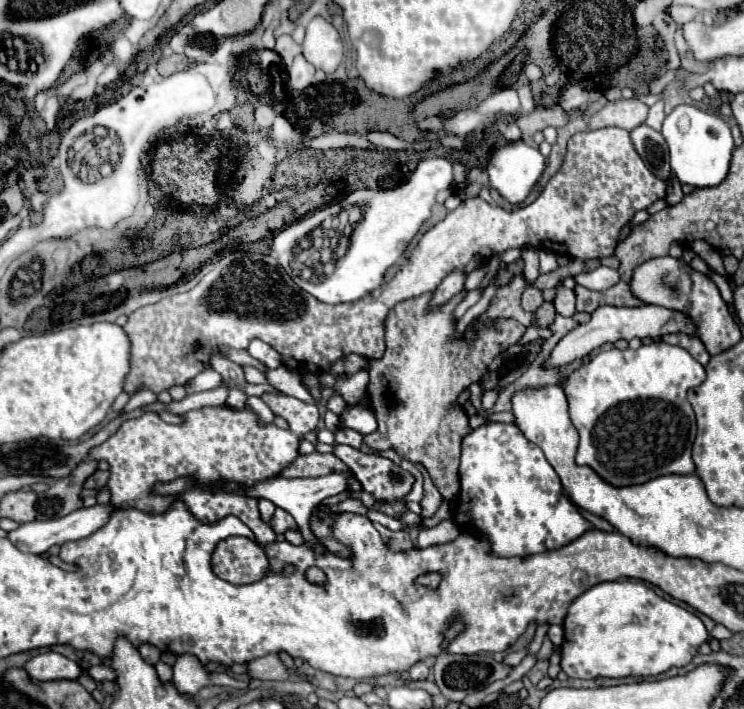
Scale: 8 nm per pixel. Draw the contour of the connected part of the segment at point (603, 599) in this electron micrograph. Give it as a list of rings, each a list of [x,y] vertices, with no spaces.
[[[615,580],[601,582],[577,596],[567,612],[563,622],[565,642],[563,642],[563,658],[561,668],[569,678],[649,678],[669,668],[687,666],[697,648],[709,640],[709,632],[705,624],[683,606],[677,606],[661,596],[657,596],[649,586],[637,580]]]

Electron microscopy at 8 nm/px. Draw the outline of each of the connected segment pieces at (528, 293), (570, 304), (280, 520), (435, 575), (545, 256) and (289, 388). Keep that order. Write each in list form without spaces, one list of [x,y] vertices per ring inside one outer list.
[[[527,288],[527,290],[523,292],[523,298],[521,298],[521,306],[523,306],[523,310],[527,310],[527,312],[535,312],[535,310],[539,308],[541,302],[543,302],[541,290],[537,290],[537,288]]]
[[[559,287],[553,304],[561,316],[573,316],[577,312],[575,310],[575,294],[572,289]]]
[[[277,508],[273,518],[271,518],[271,528],[277,532],[277,534],[283,534],[285,530],[289,528],[297,528],[293,516],[289,516],[289,512],[285,512],[283,508]]]
[[[423,572],[423,574],[419,574],[417,578],[415,578],[415,584],[425,584],[427,588],[431,588],[431,590],[437,590],[439,588],[439,584],[441,584],[441,580],[443,580],[443,576],[439,574],[439,572]]]
[[[549,250],[539,251],[539,272],[541,274],[547,274],[553,272],[555,268],[558,268],[557,254],[549,252]]]
[[[279,366],[275,370],[269,370],[267,372],[267,382],[271,386],[275,386],[279,392],[287,394],[287,396],[295,396],[303,402],[309,402],[313,404],[313,396],[307,392],[307,388],[301,384],[301,378],[297,376],[297,372],[293,372],[291,368],[285,368],[285,366]]]

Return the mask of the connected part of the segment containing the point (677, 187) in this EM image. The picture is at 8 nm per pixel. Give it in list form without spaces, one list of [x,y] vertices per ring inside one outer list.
[[[671,172],[669,179],[671,180],[673,185],[673,192],[666,196],[666,202],[668,203],[668,205],[677,204],[684,197],[684,193],[681,188],[681,183],[677,180],[677,178],[672,176],[674,176],[674,174]]]

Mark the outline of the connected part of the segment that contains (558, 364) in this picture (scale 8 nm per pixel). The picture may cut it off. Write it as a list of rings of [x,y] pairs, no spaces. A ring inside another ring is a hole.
[[[645,304],[637,308],[619,308],[619,306],[601,306],[591,314],[591,320],[585,324],[579,324],[575,330],[567,332],[557,346],[549,352],[545,360],[545,368],[565,368],[585,356],[589,356],[593,350],[601,348],[607,342],[617,342],[621,338],[631,340],[631,338],[655,338],[655,336],[665,336],[665,334],[687,334],[691,338],[697,338],[697,324],[679,310],[669,310],[663,306],[655,304]]]

